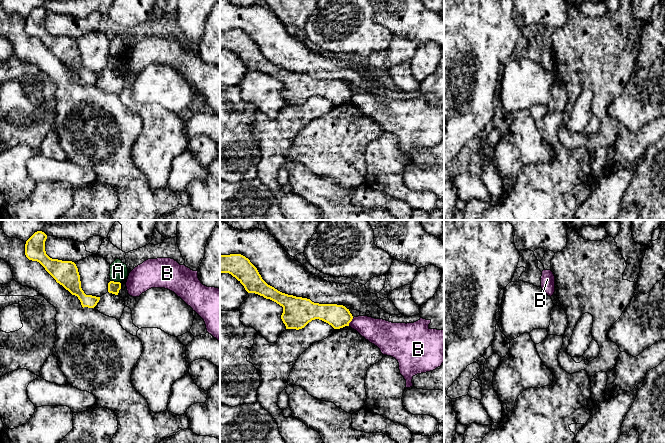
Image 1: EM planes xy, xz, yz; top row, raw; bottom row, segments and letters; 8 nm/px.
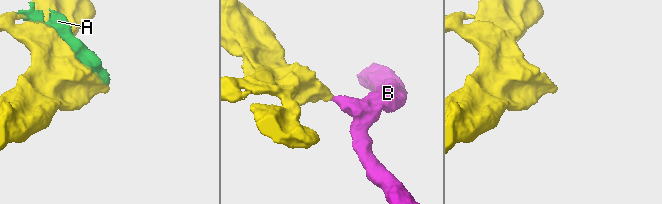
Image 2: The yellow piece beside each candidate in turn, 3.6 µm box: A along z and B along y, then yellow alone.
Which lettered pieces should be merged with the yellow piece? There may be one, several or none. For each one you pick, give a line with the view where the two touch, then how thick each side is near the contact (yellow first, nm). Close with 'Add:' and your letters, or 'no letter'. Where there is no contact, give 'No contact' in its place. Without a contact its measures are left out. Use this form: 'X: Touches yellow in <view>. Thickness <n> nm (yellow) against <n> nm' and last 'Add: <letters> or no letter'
Add: no letter

